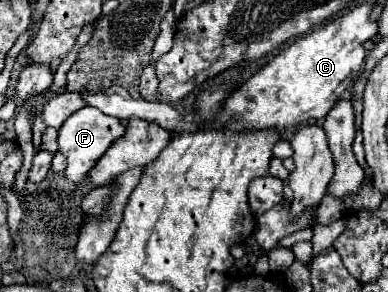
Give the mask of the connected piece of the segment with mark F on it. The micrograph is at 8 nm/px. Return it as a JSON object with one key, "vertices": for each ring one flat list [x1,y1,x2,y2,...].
{"vertices":[[84,107,80,111,76,111,74,115,70,115,64,125,60,127,60,135,58,135,58,151,62,155,66,155,66,161,68,161,68,167,66,167,66,177,72,181,72,183,84,183,88,179,88,173,90,169,98,163,98,159,106,153,106,149,118,141,120,137,124,135,124,125,110,117,110,115,104,115,102,111,94,109,94,107]]}

